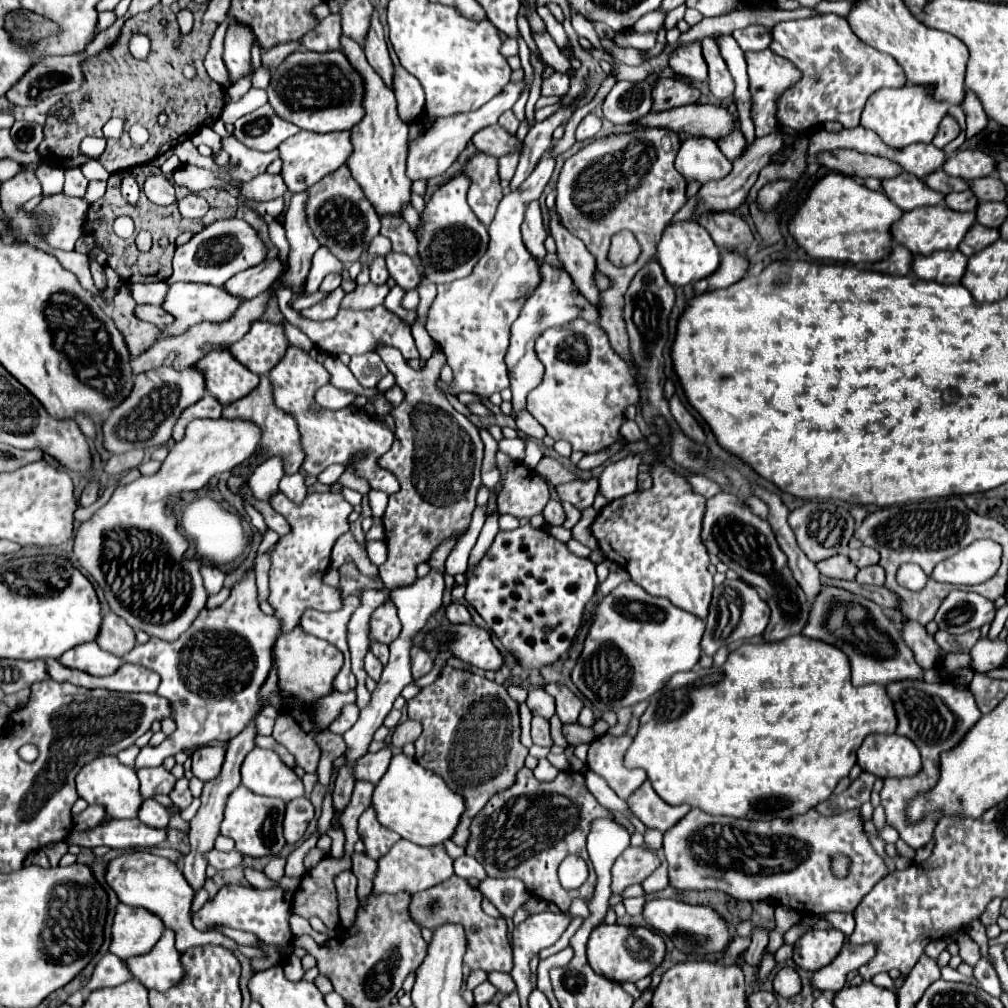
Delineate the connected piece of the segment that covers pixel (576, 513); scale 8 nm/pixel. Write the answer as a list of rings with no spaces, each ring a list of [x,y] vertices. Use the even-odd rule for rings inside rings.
[[[563,501],[562,505],[566,514],[566,520],[563,526],[567,529],[572,529],[579,521],[581,512],[569,502]]]

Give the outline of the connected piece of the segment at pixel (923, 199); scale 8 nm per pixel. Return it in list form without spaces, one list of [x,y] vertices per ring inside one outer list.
[[[905,171],[893,179],[885,179],[883,189],[885,195],[903,211],[925,207],[925,205],[937,205],[945,199],[943,193],[929,189],[921,179]]]

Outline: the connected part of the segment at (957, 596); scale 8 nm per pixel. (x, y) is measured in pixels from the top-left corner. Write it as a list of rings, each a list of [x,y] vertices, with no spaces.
[[[951,591],[941,603],[935,623],[941,631],[963,635],[967,631],[981,629],[983,625],[991,625],[993,617],[995,607],[989,599],[971,591]]]

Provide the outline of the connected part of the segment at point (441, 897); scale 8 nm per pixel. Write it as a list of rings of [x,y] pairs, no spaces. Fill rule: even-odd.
[[[453,875],[451,879],[447,879],[445,883],[439,883],[437,887],[429,887],[429,891],[419,891],[417,895],[411,895],[411,903],[409,903],[409,917],[413,917],[413,921],[423,929],[437,929],[435,917],[439,917],[439,927],[445,923],[457,923],[465,929],[465,939],[467,939],[467,951],[465,951],[465,959],[463,965],[467,965],[469,969],[483,969],[485,973],[489,971],[503,971],[509,973],[513,967],[513,951],[511,951],[511,943],[509,943],[509,935],[507,935],[507,921],[503,917],[489,917],[483,909],[481,909],[481,891],[477,887],[471,887],[467,879],[461,879],[457,875]],[[429,901],[437,901],[439,909],[437,911],[427,911],[425,903]]]

